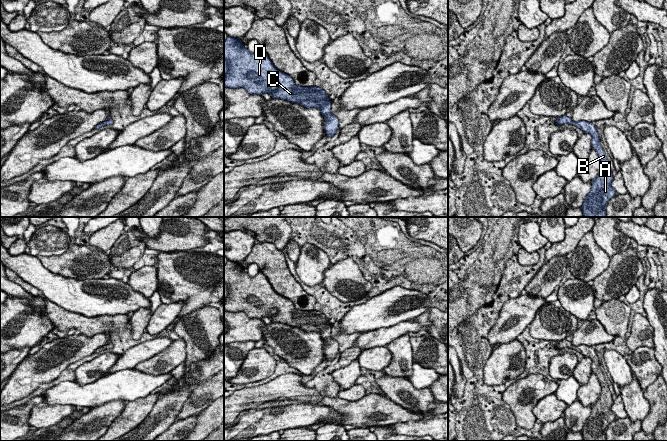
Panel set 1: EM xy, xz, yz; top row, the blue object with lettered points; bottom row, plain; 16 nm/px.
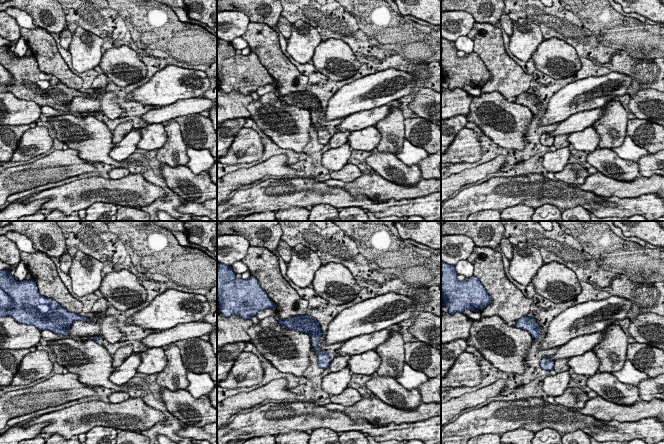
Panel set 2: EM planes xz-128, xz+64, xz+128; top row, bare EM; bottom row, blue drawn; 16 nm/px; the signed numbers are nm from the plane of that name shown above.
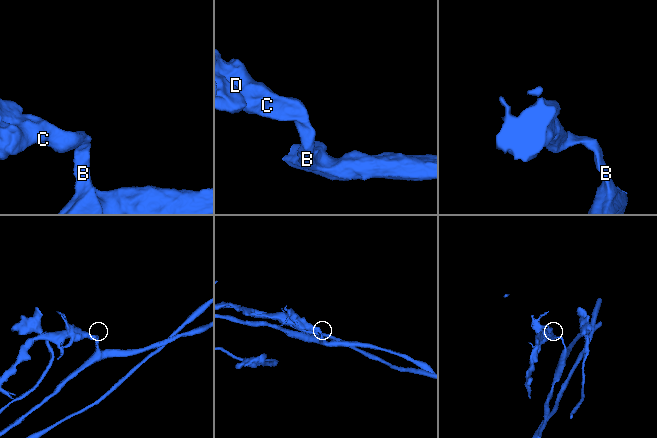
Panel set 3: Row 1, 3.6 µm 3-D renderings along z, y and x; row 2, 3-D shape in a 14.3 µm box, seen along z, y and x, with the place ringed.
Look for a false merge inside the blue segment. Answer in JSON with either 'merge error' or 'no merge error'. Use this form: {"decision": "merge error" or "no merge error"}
{"decision": "merge error"}

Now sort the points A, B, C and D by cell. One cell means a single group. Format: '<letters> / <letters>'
A B / C D

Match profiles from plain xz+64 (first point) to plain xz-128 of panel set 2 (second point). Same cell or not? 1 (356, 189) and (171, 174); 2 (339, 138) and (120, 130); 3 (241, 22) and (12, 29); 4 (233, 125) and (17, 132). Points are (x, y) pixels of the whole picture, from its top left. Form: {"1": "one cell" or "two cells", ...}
{"1": "two cells", "2": "one cell", "3": "one cell", "4": "one cell"}

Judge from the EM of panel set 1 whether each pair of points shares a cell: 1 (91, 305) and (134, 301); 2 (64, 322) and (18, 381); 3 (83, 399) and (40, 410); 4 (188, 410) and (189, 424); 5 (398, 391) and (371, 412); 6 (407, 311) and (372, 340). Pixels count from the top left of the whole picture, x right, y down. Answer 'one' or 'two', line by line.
1: one
2: two
3: two
4: two
5: two
6: two

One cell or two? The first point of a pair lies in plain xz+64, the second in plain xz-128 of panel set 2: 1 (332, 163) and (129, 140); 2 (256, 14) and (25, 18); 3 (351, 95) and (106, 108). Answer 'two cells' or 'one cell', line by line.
1: one cell
2: two cells
3: two cells

